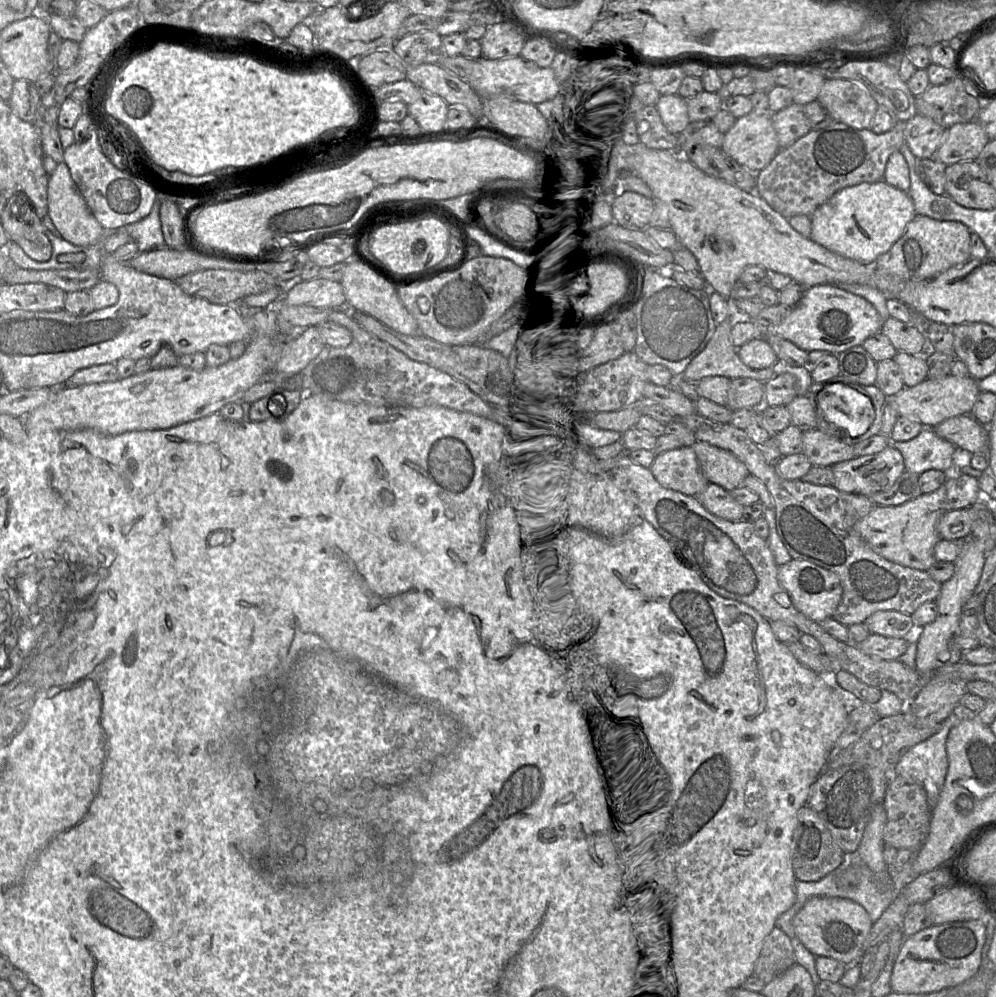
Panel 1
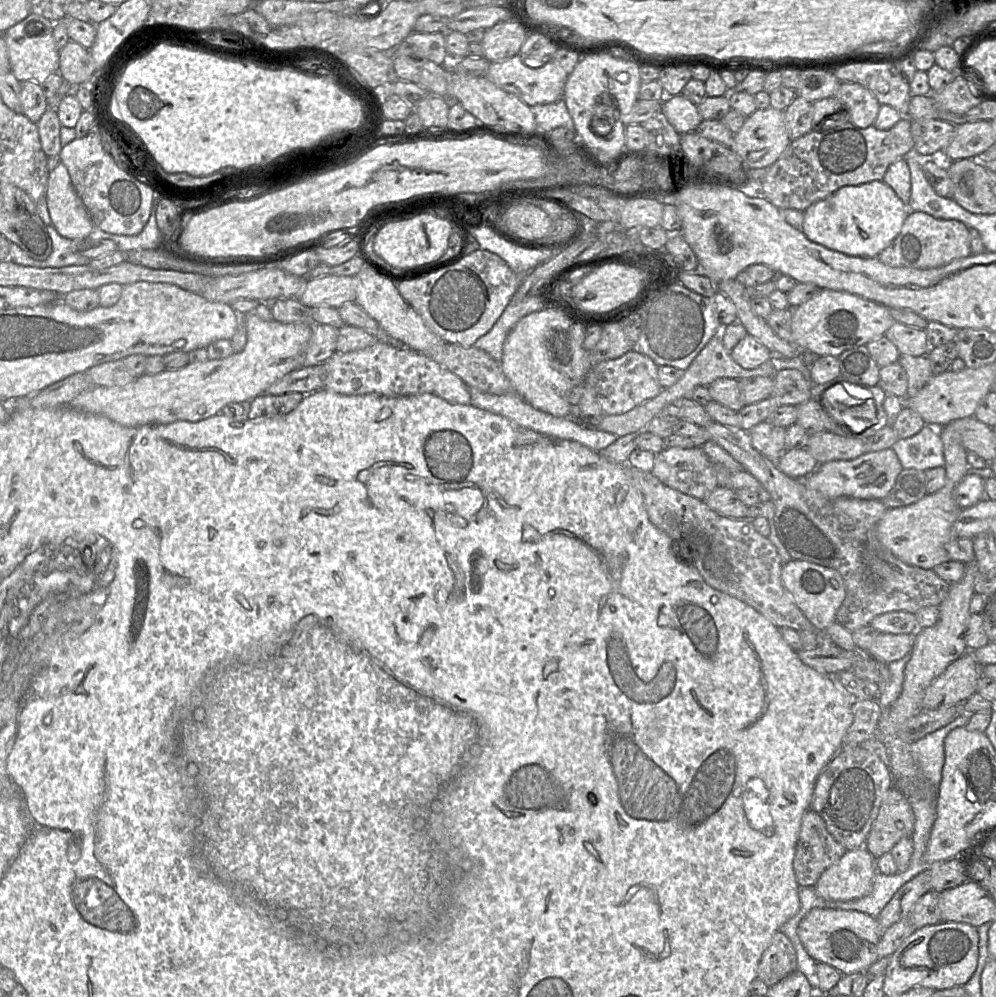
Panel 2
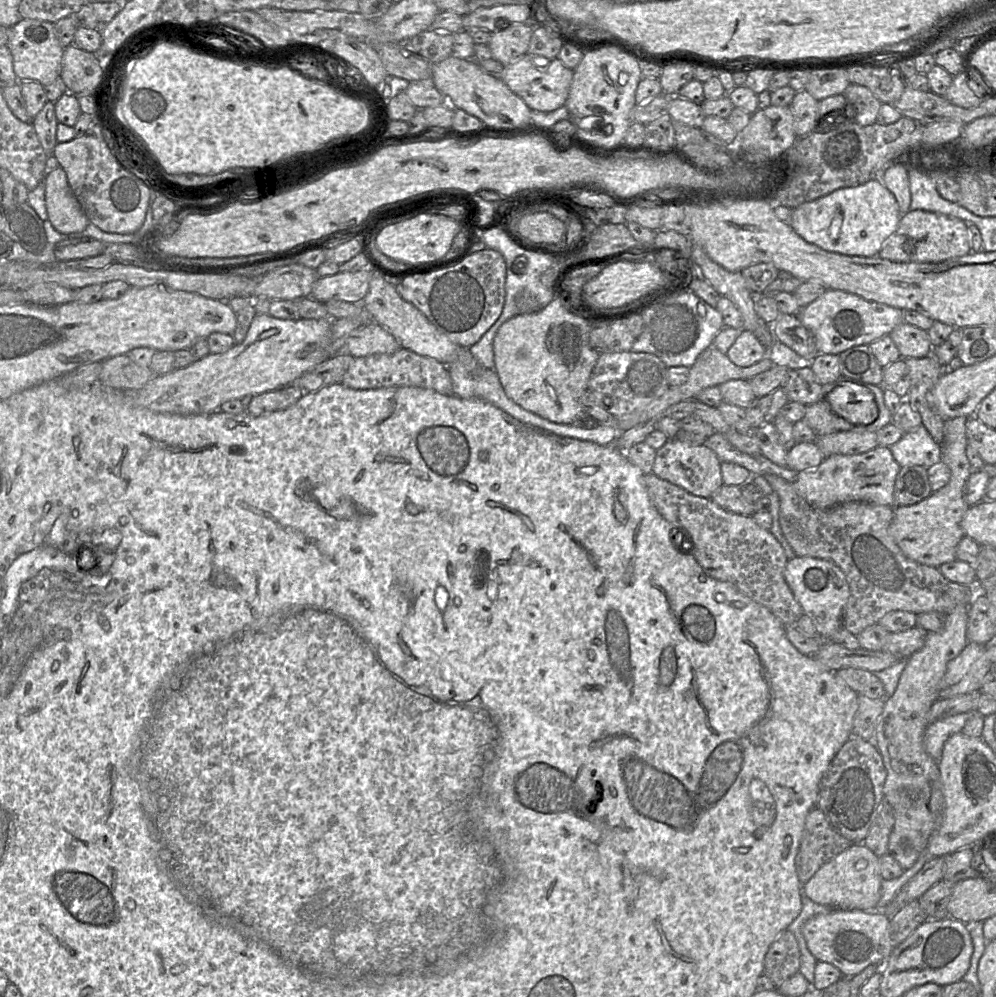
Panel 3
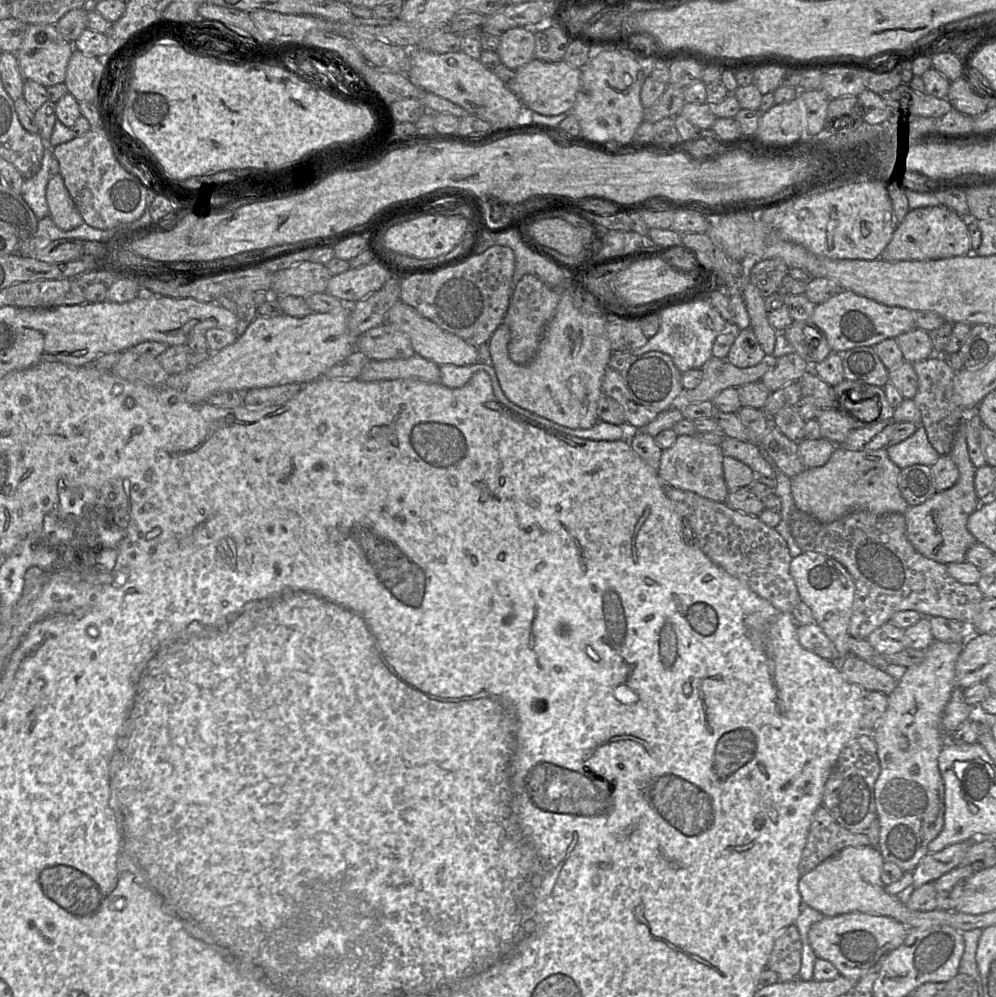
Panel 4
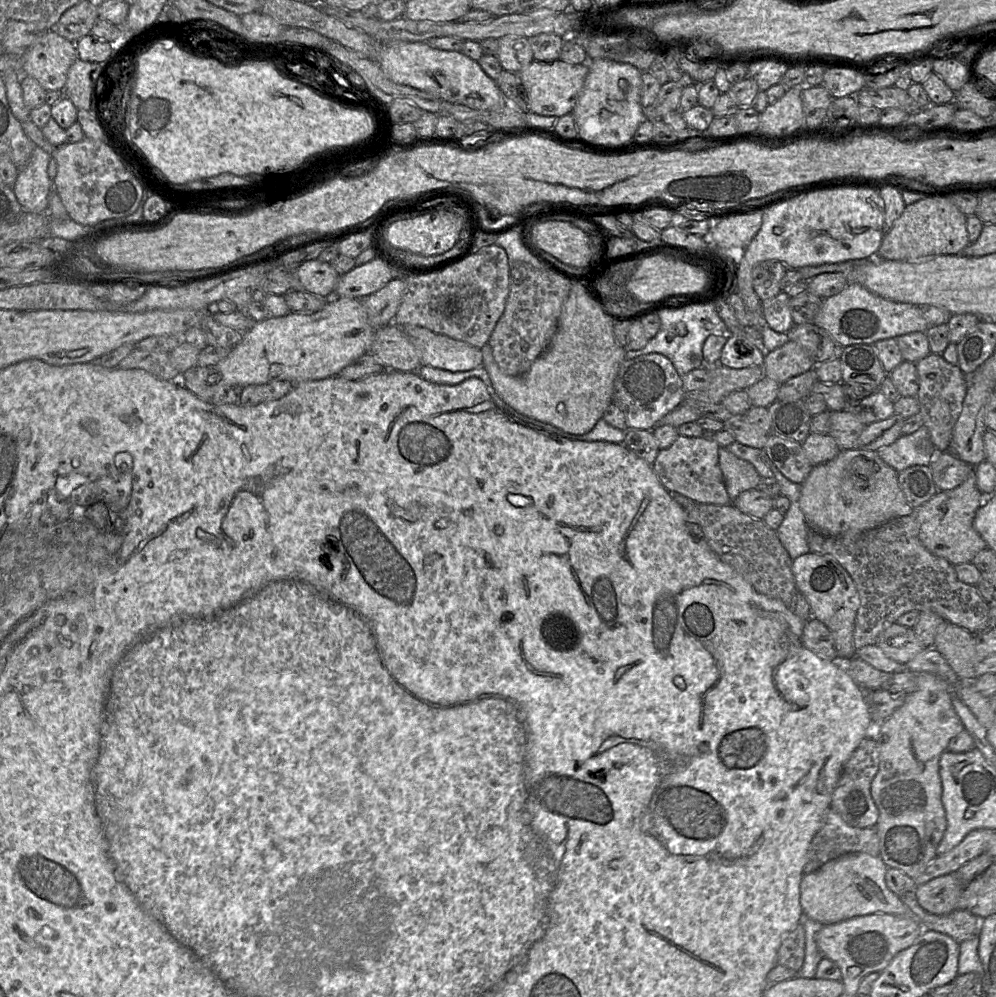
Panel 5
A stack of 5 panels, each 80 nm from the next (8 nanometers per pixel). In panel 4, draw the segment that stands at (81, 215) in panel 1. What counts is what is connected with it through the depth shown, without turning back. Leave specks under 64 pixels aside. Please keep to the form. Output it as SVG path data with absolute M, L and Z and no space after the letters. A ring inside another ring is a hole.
M60 174L50 177L46 187L46 201L49 216L58 228L71 230L84 222Z

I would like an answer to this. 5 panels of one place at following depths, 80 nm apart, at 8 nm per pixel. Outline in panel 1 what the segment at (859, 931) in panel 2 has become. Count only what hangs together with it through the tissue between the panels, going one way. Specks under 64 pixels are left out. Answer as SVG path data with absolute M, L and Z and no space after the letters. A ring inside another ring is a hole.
M813 897L807 900L792 920L801 944L815 957L828 957L845 965L859 965L863 944L873 922L865 909L854 901L841 898Z

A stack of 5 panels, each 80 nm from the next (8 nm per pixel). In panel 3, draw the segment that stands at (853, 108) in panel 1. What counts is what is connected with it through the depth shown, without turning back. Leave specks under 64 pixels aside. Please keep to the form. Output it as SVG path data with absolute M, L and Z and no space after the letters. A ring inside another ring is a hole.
M850 83L843 94L855 109L858 124L867 126L876 122L882 103L867 87Z

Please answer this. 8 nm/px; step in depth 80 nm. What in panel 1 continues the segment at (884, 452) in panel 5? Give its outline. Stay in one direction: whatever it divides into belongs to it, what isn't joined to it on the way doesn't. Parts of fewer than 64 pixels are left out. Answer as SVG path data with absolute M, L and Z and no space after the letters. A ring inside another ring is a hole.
M924 427L915 438L891 444L903 456L905 471L920 476L928 470L951 473L954 469L953 455L957 447L939 437L933 428Z

